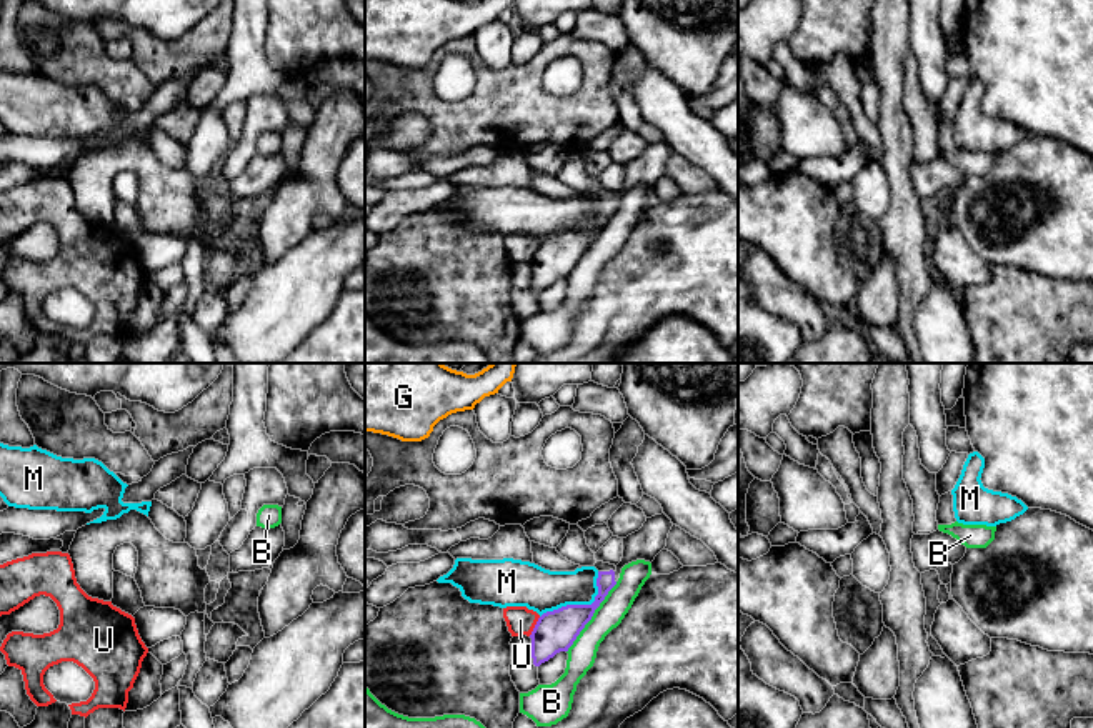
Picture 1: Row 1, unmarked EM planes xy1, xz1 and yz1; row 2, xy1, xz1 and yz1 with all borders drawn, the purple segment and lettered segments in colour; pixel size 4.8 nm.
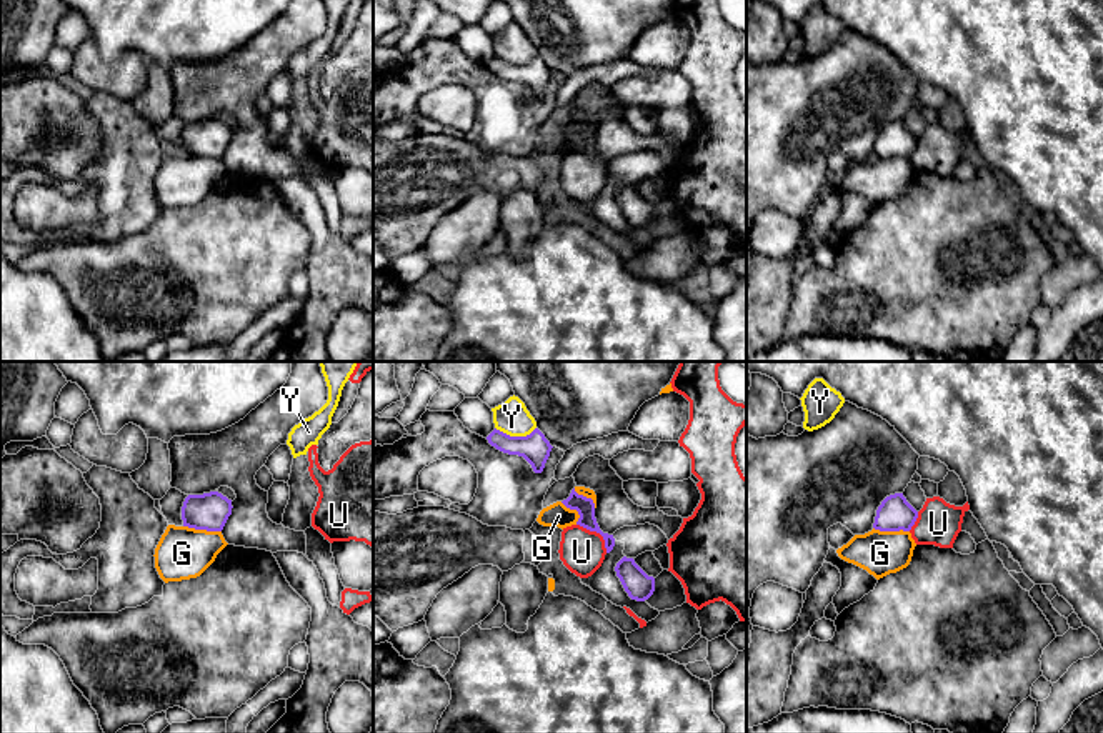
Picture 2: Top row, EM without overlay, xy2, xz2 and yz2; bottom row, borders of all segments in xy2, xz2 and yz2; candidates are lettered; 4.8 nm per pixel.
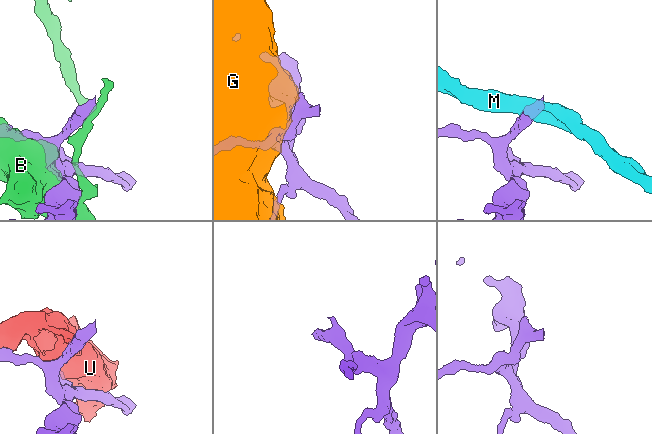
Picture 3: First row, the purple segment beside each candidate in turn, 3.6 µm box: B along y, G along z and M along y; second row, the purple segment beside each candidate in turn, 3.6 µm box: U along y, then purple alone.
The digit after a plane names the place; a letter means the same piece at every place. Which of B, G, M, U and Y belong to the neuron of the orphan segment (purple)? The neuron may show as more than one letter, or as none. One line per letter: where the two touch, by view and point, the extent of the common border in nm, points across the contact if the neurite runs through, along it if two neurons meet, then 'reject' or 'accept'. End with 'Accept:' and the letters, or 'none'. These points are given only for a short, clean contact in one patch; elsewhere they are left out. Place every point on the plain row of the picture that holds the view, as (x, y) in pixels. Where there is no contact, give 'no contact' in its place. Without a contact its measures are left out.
B: xz1 (592, 242) | 420 nm | reject
G: xy2 (202, 155) | 190 nm | along xy2 (184, 152), (220, 159) | reject
M: xz1 (580, 232) | 360 nm | reject
U: xz2 (597, 159) | 200 nm | reject
Y: xz2 (515, 64) | 200 nm | reject
Accept: none

